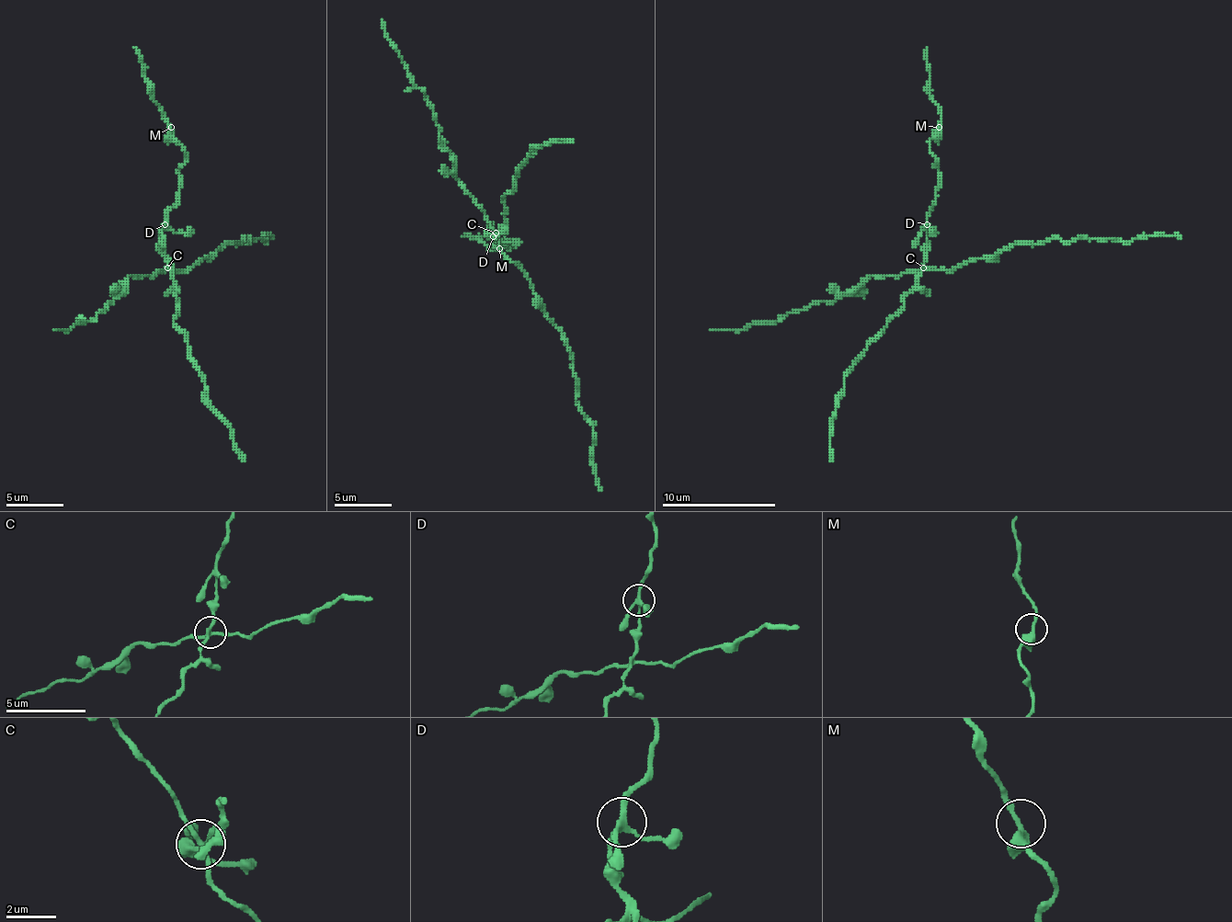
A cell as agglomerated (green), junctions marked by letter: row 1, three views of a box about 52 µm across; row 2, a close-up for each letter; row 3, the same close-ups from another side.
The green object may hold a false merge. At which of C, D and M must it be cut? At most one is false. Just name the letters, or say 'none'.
C

